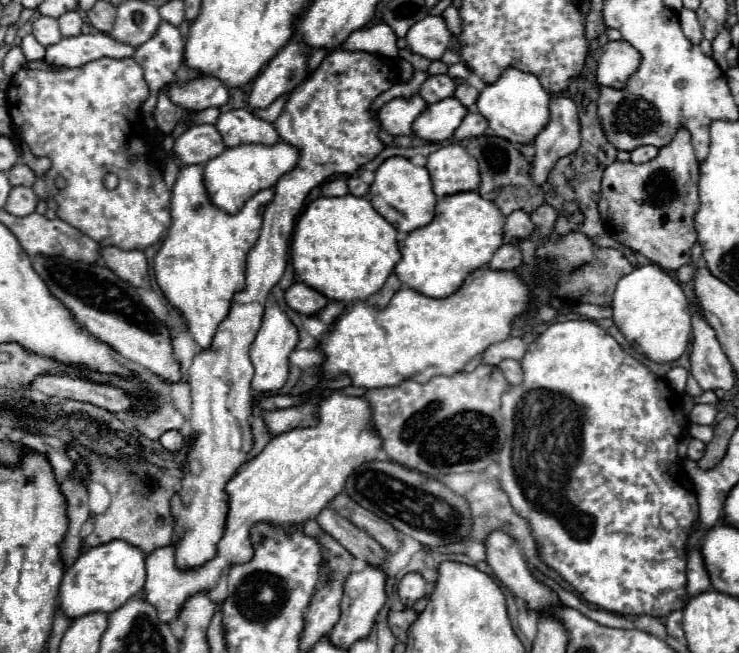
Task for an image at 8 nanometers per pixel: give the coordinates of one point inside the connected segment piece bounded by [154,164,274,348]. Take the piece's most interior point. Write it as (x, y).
(202, 262)

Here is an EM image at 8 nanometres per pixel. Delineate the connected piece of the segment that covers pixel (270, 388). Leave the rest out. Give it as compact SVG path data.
M274 300L266 304L266 312L262 316L262 326L256 332L254 342L250 344L250 360L254 366L254 378L252 378L252 390L254 392L276 392L280 390L288 380L288 354L294 350L298 342L298 330L294 324L286 318L286 314L278 308Z

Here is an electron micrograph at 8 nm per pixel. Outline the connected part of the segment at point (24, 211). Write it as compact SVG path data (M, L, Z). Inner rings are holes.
M14 186L10 190L10 196L8 196L8 202L4 206L6 212L14 214L14 216L28 216L34 212L36 208L36 194L32 188L26 188L26 186Z

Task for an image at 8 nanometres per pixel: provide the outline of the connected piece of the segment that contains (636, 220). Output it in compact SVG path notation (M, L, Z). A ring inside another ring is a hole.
M680 128L674 134L674 138L666 146L662 146L658 150L658 156L652 158L650 162L634 164L616 160L604 170L598 200L598 212L604 222L604 228L616 242L632 248L634 252L640 252L650 262L658 264L668 272L678 270L680 266L690 262L692 246L696 244L696 230L694 230L696 210L698 210L698 160L690 144L690 132L686 128Z

